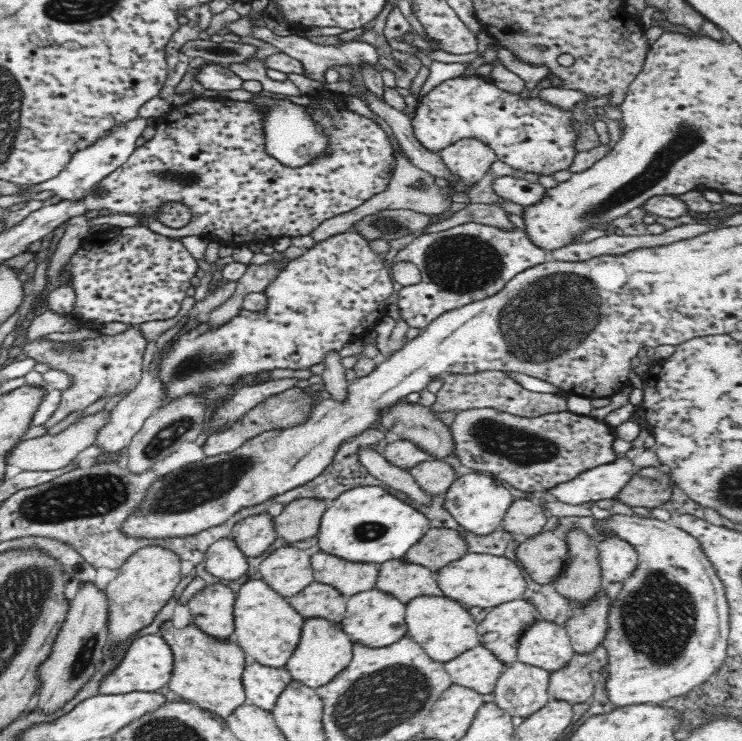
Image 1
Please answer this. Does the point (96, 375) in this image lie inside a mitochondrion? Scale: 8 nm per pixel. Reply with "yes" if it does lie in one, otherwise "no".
no

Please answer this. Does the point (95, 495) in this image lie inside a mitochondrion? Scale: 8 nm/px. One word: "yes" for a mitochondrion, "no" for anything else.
yes

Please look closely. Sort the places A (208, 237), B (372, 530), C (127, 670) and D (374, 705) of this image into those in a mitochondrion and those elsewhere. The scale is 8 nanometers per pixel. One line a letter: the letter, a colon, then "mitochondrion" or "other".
A: other
B: mitochondrion
C: other
D: mitochondrion

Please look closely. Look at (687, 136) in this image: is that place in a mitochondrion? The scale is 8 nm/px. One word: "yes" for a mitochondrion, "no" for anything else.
yes

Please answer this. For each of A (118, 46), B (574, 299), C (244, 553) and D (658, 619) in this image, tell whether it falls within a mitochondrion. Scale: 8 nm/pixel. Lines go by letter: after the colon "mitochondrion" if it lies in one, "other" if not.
A: other
B: mitochondrion
C: other
D: mitochondrion

